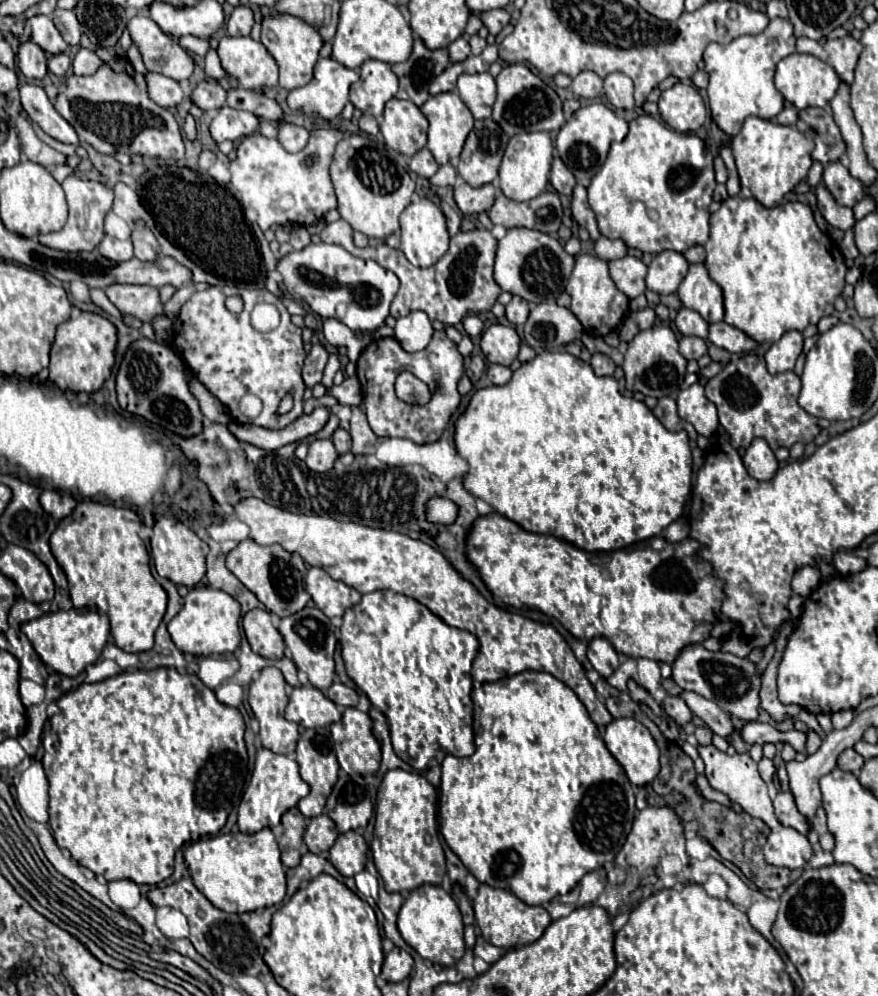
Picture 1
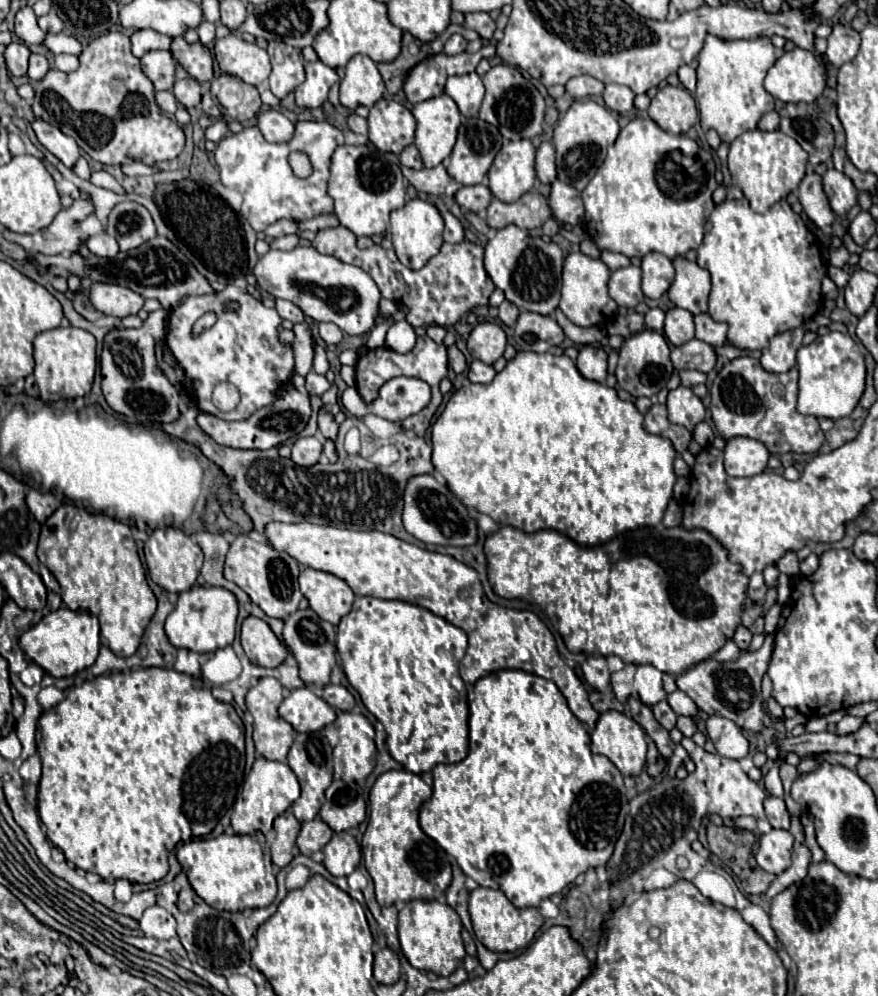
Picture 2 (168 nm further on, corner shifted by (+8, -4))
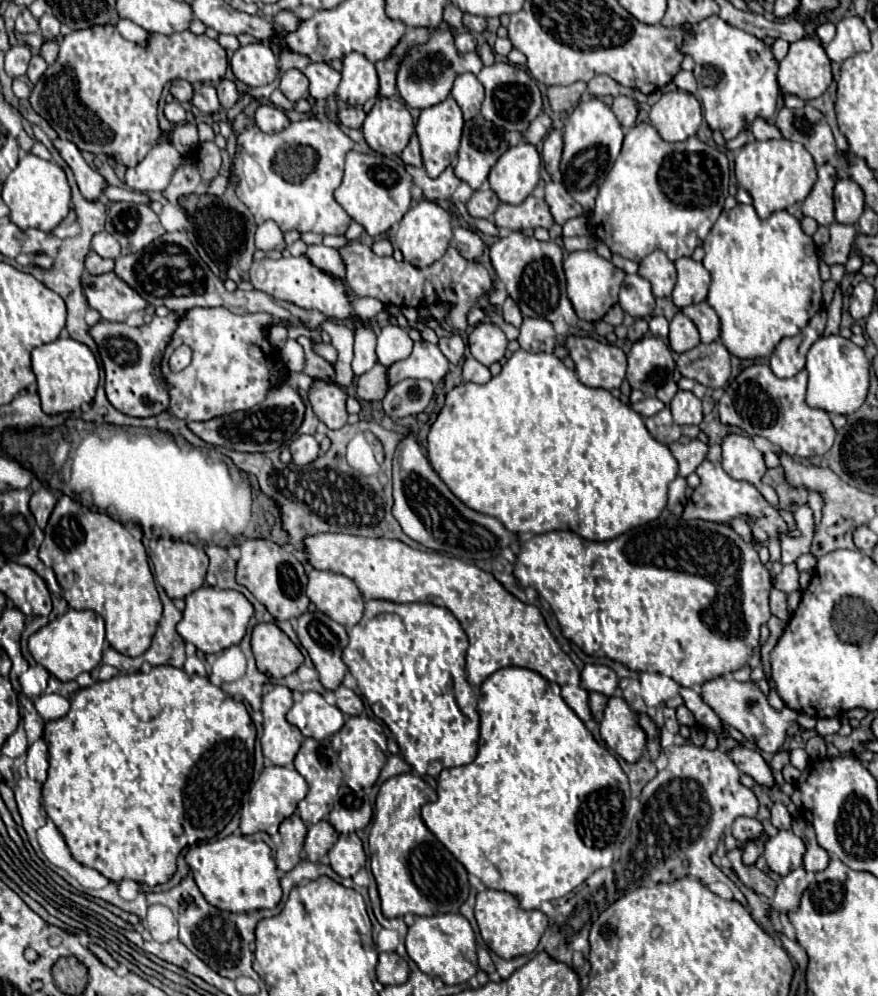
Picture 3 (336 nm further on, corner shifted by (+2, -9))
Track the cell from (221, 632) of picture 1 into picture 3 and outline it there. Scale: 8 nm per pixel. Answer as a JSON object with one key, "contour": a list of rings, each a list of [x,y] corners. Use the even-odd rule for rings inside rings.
{"contour":[[[203,586],[185,598],[187,606],[183,618],[177,624],[177,632],[185,642],[195,644],[203,654],[217,654],[233,644],[239,644],[245,636],[249,618],[253,616],[251,602],[237,590],[221,590],[217,586]]]}

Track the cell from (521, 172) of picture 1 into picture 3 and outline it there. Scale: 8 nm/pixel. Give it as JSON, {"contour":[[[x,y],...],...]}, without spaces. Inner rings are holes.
{"contour":[[[533,144],[509,148],[491,168],[489,184],[501,202],[521,204],[537,186],[541,156]]]}

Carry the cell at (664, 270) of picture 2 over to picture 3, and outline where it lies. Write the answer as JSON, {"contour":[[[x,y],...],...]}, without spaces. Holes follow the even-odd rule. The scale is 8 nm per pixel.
{"contour":[[[655,250],[649,256],[645,256],[645,260],[639,262],[639,274],[651,282],[655,298],[671,296],[677,280],[677,272],[675,272],[675,264],[665,256],[665,252]]]}

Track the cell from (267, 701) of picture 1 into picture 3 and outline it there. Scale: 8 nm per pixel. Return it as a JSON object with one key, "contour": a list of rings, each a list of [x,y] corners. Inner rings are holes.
{"contour":[[[275,686],[263,696],[262,752],[277,766],[291,766],[293,758],[303,742],[303,734],[297,726],[285,720],[285,714],[293,706],[293,696],[287,686]]]}

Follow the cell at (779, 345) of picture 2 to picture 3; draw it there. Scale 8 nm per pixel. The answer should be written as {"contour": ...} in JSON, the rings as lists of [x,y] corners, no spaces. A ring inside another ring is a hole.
{"contour":[[[809,324],[805,332],[793,336],[793,338],[783,338],[775,352],[771,354],[771,370],[779,378],[791,378],[805,366],[805,354],[811,348],[811,344],[821,336],[821,328],[815,328],[817,324]]]}

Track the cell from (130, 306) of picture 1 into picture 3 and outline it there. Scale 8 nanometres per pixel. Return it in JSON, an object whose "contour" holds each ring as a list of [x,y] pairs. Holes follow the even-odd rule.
{"contour":[[[113,272],[101,276],[87,276],[83,284],[87,284],[85,298],[89,306],[99,310],[103,320],[125,322],[131,312],[147,308],[147,302],[123,280],[117,280]]]}

